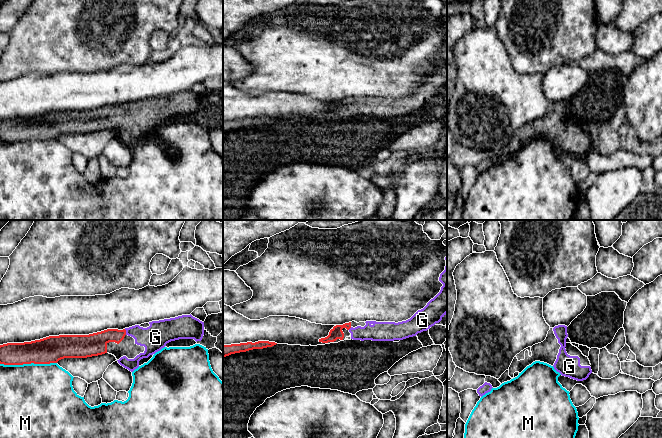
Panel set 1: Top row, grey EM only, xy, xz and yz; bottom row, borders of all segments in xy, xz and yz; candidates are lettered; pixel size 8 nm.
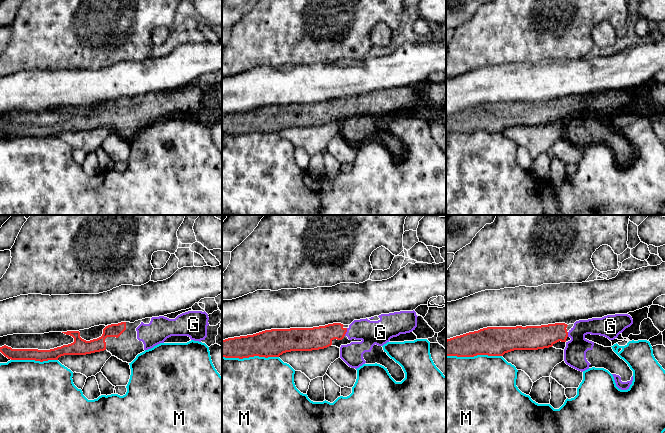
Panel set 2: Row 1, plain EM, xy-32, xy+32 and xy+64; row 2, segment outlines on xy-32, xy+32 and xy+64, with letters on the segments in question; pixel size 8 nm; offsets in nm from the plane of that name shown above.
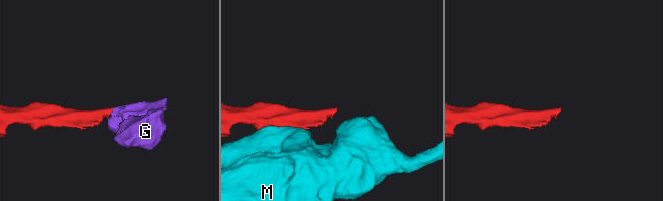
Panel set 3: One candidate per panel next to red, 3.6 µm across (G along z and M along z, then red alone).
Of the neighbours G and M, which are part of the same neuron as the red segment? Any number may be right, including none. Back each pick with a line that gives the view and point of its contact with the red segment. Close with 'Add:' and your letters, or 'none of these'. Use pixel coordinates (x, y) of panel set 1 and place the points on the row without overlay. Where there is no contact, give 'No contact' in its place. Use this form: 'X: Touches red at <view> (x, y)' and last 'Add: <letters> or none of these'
G: Touches red at xy (125, 108)
Add: G

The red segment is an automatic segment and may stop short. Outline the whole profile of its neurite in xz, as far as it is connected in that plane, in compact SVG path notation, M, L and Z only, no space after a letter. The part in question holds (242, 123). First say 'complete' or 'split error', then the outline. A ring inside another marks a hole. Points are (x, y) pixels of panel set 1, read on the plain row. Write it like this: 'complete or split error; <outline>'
complete; M258 117L255 119L247 118L240 120L223 121L223 134L231 130L246 128L253 125L263 125L276 121L275 118L269 117Z

